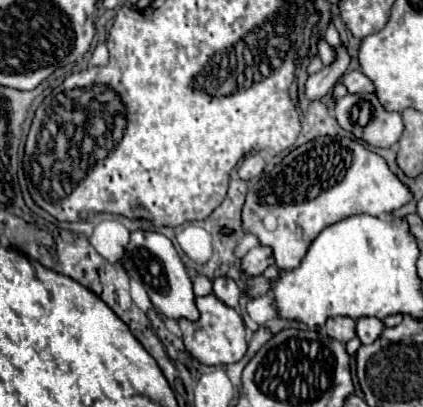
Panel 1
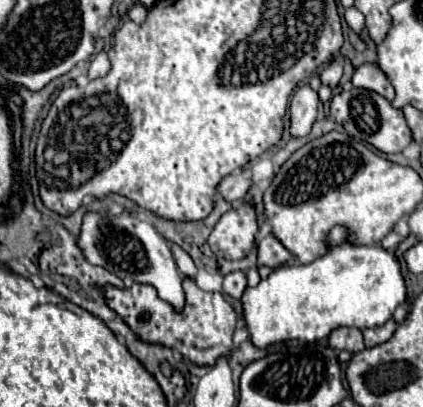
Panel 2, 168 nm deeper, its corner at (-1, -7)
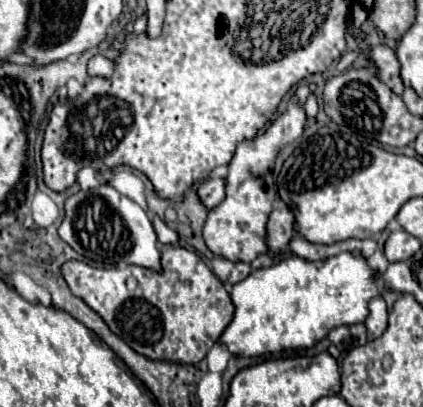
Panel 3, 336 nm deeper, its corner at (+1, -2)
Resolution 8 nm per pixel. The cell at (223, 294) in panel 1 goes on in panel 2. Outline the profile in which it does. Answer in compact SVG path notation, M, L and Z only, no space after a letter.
M234 271L224 277L224 287L222 291L234 299L240 299L246 289L246 273L244 271Z

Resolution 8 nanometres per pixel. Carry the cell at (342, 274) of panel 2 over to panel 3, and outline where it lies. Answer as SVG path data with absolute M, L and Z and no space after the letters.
M342 252L318 262L288 256L270 268L250 272L248 278L232 286L230 296L236 312L220 336L220 342L236 356L262 356L284 348L310 348L332 328L358 324L368 318L370 300L380 296L378 278L380 272L370 268L364 256L352 252Z

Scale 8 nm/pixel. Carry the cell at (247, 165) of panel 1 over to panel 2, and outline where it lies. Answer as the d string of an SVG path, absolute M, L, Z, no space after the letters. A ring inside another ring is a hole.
M240 171L240 173L236 173L236 175L224 177L224 179L220 181L220 185L216 187L216 191L218 191L226 201L236 203L236 201L240 201L240 199L248 193L250 185L252 185L252 173L250 173L250 171ZM240 177L246 177L246 179L240 181Z

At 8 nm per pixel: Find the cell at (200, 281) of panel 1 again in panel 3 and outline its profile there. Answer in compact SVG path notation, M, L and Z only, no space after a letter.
M156 218L156 220L154 220L154 230L156 230L158 240L160 240L162 244L172 244L172 246L178 246L178 242L180 242L178 234L176 234L172 228L168 228L168 226L164 224L164 220Z

